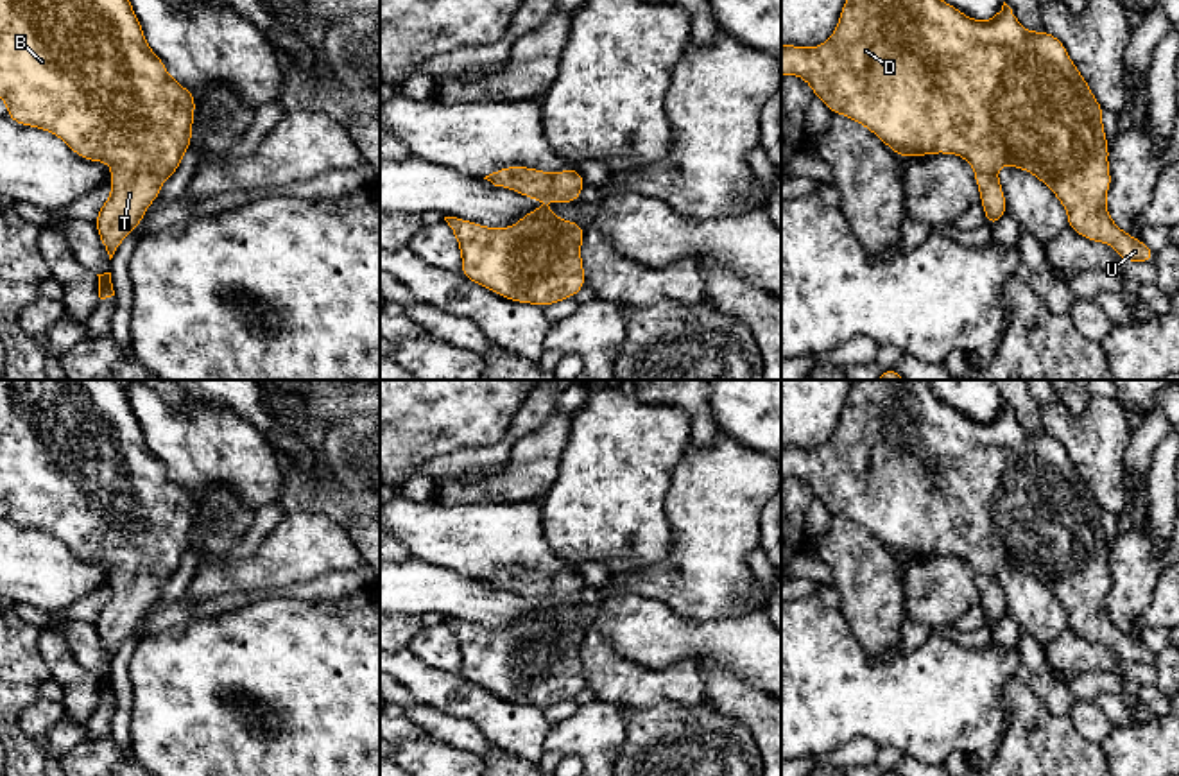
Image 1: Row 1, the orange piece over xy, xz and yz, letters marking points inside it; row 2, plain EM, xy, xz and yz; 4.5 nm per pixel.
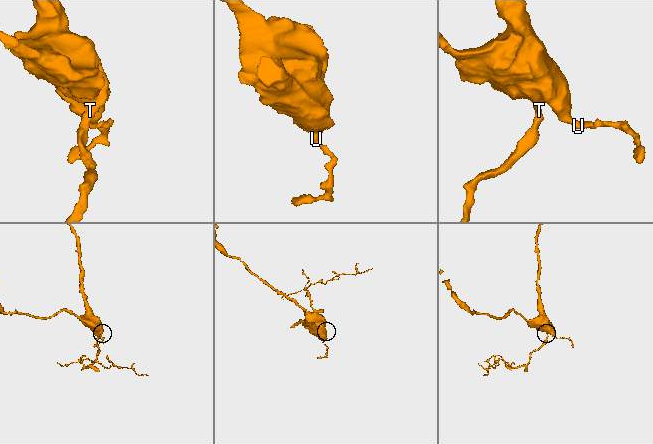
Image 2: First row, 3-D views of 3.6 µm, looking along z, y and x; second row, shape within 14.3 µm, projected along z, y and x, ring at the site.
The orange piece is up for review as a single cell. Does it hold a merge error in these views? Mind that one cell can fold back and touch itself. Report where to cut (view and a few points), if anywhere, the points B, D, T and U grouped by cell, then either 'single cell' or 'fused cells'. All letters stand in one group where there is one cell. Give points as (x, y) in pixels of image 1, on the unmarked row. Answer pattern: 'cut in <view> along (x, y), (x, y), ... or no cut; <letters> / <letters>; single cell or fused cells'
no cut; B D T U; single cell

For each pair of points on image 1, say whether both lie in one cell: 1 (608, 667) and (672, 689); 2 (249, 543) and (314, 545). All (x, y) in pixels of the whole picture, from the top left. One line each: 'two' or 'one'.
1: one
2: two

